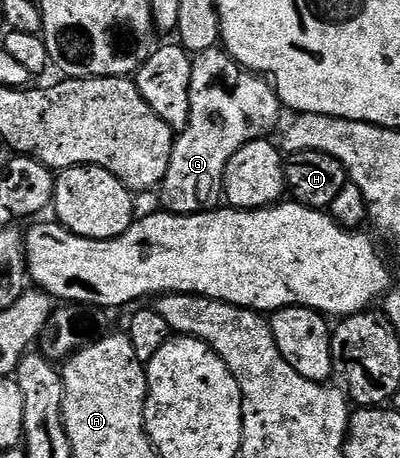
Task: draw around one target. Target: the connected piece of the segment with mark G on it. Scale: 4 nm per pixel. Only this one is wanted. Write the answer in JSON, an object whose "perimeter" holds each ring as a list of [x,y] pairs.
{"perimeter":[[[220,46],[193,55],[192,61],[191,113],[185,128],[174,138],[171,165],[159,188],[164,210],[174,215],[210,210],[222,198],[227,161],[243,145],[272,136],[283,114],[272,82],[246,71]]]}

